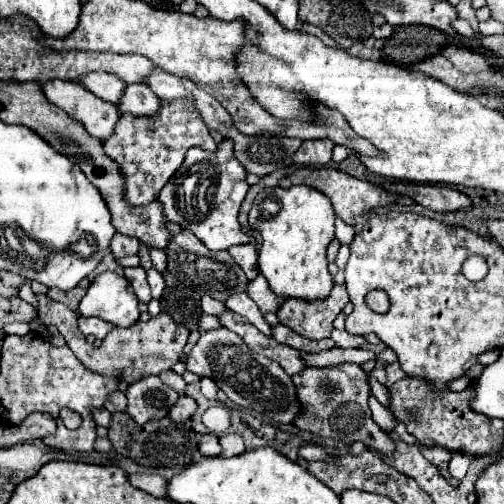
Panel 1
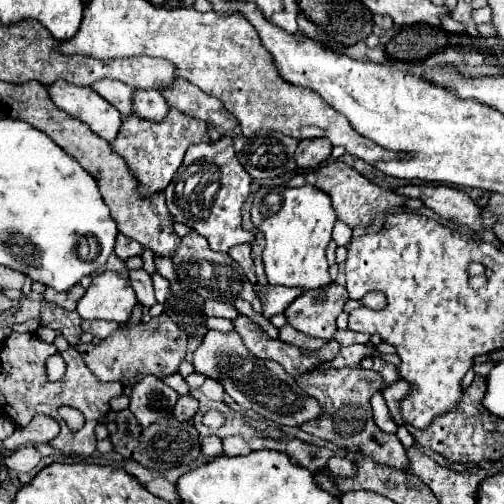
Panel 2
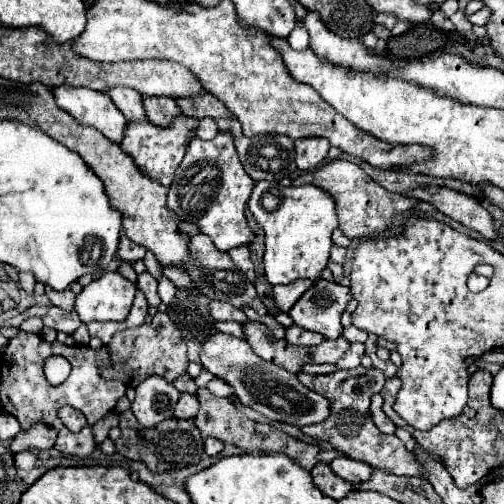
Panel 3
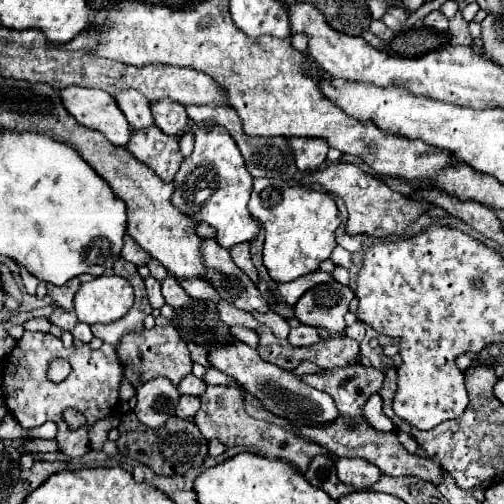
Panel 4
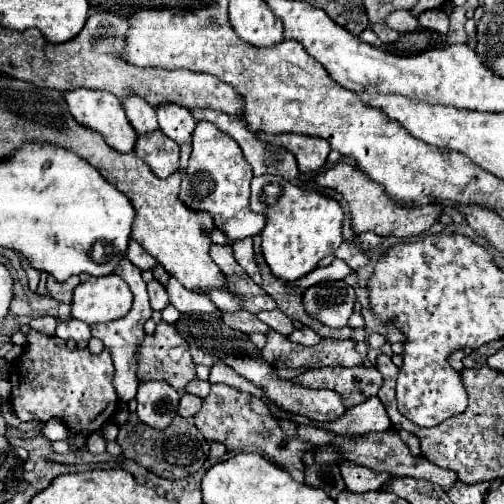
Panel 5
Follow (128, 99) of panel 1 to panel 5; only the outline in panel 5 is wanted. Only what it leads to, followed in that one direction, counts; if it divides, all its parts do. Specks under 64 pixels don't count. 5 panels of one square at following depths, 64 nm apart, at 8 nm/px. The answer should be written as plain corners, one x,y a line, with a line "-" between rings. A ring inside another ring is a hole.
164,104
164,108
158,108
158,124
160,130
180,146
192,144
192,132
196,122
186,108
180,108
176,104

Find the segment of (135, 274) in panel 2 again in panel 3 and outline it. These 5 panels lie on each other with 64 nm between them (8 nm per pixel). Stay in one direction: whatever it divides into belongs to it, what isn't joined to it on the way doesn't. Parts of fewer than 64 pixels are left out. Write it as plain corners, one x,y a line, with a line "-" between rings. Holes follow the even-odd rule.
148,272
138,274
138,288
146,294
148,306
152,306
152,308
158,308
160,306
162,300
158,296
158,282
156,282
156,278
152,278

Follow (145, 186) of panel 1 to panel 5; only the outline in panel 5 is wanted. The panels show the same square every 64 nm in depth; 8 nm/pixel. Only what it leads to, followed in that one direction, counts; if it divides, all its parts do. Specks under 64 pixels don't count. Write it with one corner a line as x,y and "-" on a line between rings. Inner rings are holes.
150,132
148,136
138,136
134,152
150,166
150,170
158,178
168,178
172,172
176,172
180,160
180,146
162,132

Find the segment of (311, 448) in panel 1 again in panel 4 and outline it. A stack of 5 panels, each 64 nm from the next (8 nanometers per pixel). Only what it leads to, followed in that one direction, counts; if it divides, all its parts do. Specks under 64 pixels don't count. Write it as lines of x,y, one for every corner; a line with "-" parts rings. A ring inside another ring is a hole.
338,458
336,460
336,472
338,472
338,478
346,484
346,486
352,486
354,490
364,490
364,488
372,488
382,472
368,464
366,460
360,460
360,458

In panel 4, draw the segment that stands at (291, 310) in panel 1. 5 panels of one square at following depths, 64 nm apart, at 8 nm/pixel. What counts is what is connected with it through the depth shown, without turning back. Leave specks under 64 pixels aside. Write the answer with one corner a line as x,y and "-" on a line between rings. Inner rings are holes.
326,282
310,288
296,302
296,318
308,326
322,326
330,332
346,328
344,316
354,298
350,286
340,282

